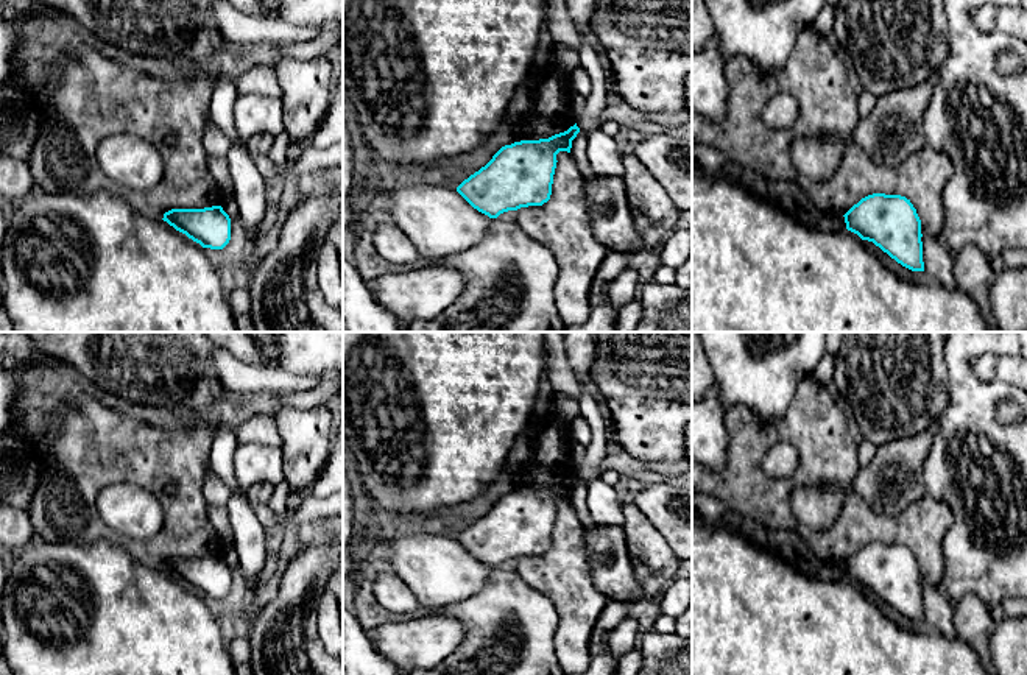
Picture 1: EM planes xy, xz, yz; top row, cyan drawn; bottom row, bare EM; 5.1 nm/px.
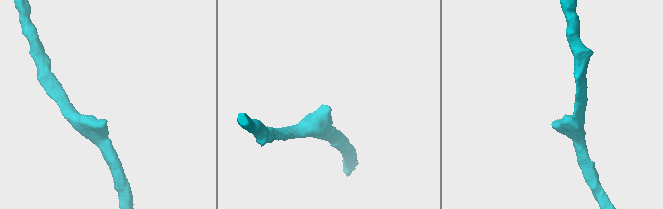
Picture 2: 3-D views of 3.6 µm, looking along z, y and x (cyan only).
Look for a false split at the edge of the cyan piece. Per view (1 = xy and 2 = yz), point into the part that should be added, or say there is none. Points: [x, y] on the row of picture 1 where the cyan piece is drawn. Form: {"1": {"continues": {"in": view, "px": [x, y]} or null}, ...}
{"1": {"continues": null}, "2": {"continues": null}}

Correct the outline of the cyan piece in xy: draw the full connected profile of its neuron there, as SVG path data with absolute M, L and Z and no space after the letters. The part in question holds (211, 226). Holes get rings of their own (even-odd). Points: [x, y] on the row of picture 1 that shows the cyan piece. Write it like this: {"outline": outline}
{"outline": "M221 206L171 209L162 220L203 248L223 249L231 240L231 218Z"}

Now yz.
{"outline": "M873 193L845 215L846 229L873 242L891 259L912 271L924 271L921 220L901 195Z"}

